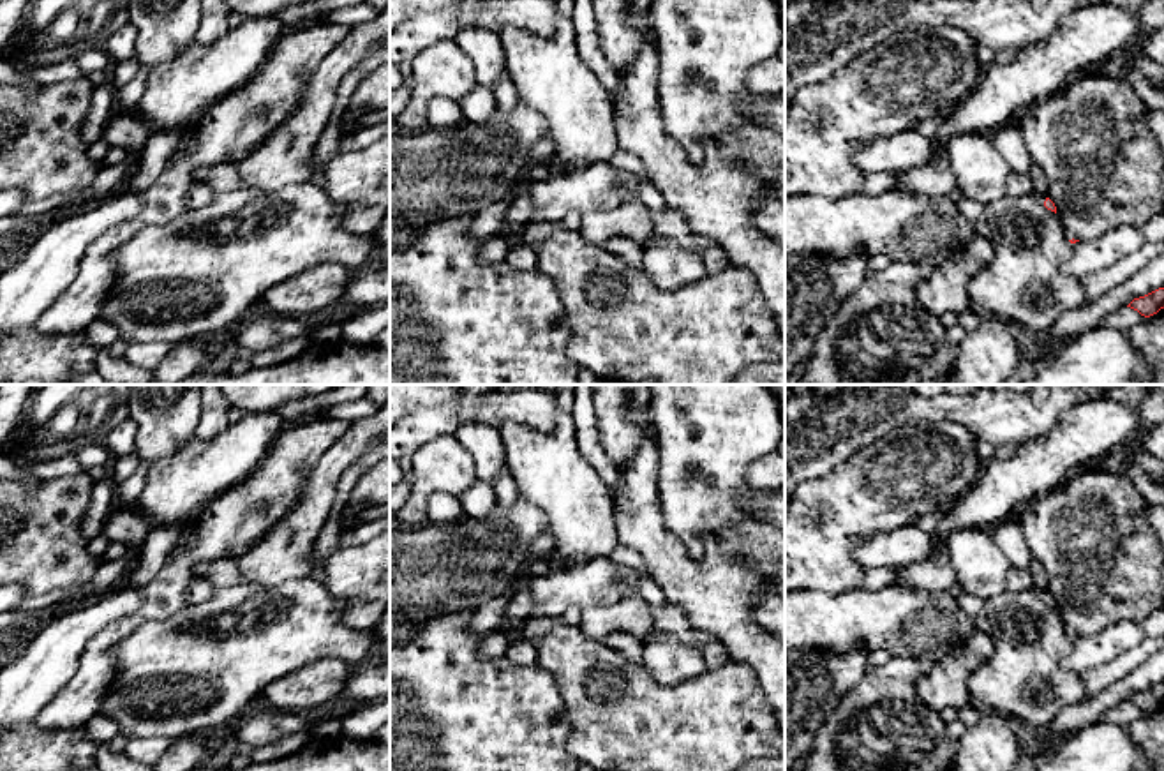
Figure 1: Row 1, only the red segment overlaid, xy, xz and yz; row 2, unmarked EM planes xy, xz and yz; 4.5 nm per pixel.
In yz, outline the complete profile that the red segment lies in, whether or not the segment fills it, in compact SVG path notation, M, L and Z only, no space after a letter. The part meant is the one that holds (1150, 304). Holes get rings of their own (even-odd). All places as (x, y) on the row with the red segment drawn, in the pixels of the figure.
M1159 288L1145 296L1134 298L1127 307L1138 311L1141 316L1150 318L1164 309L1164 288Z

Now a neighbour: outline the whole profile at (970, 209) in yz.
M966 196L959 199L956 205L959 212L974 224L984 215L984 203L979 203Z

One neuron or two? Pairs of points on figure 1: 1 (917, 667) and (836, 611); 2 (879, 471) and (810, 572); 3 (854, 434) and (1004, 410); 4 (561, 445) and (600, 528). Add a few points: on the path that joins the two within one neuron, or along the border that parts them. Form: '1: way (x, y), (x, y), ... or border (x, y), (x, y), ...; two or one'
1: border (893, 655), (919, 658), (930, 664); two
2: way (858, 496), (810, 547); one
3: way (891, 410), (967, 410); one
4: way (561, 466), (561, 482), (579, 507); one

